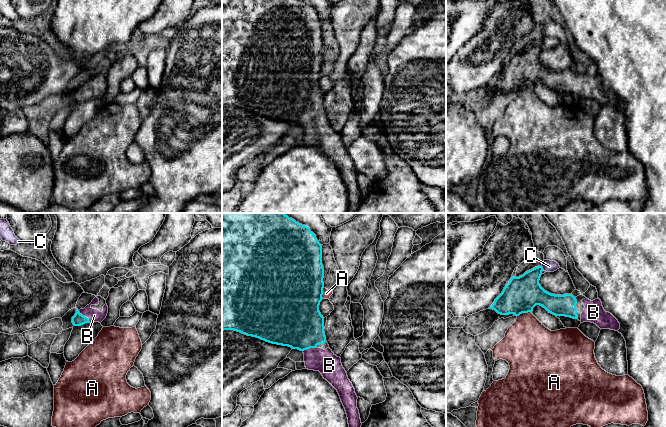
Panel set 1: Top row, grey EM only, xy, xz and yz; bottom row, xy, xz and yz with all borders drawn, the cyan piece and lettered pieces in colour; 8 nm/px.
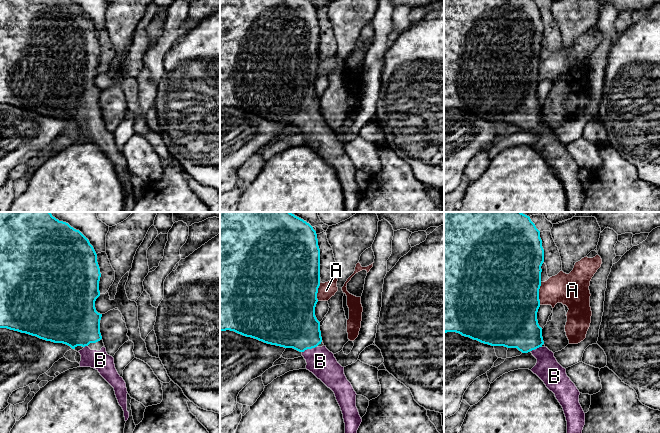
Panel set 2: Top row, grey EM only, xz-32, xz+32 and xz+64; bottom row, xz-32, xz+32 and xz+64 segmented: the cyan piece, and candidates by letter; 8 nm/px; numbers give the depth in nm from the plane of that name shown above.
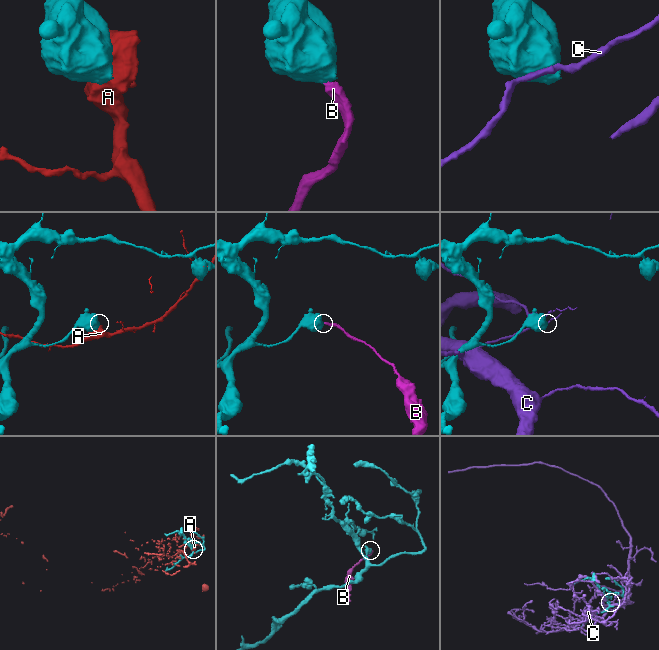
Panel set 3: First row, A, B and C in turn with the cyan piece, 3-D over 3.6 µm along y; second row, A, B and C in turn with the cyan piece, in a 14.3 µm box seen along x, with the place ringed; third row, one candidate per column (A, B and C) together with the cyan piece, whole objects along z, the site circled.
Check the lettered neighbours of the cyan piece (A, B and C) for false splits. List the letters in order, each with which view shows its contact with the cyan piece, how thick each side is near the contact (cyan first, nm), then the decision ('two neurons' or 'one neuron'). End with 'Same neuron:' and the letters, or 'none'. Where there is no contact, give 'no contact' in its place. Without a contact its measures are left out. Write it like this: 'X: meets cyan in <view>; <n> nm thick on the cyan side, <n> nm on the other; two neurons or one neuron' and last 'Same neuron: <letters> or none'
A: meets cyan in yz; 280 nm thick on the cyan side, 380 nm on the other; two neurons
B: meets cyan in xy; 100 nm thick on the cyan side, 110 nm on the other; one neuron
C: meets cyan in yz; 280 nm thick on the cyan side, 100 nm on the other; two neurons
Same neuron: B

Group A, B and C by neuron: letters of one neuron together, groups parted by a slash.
A / B / C

